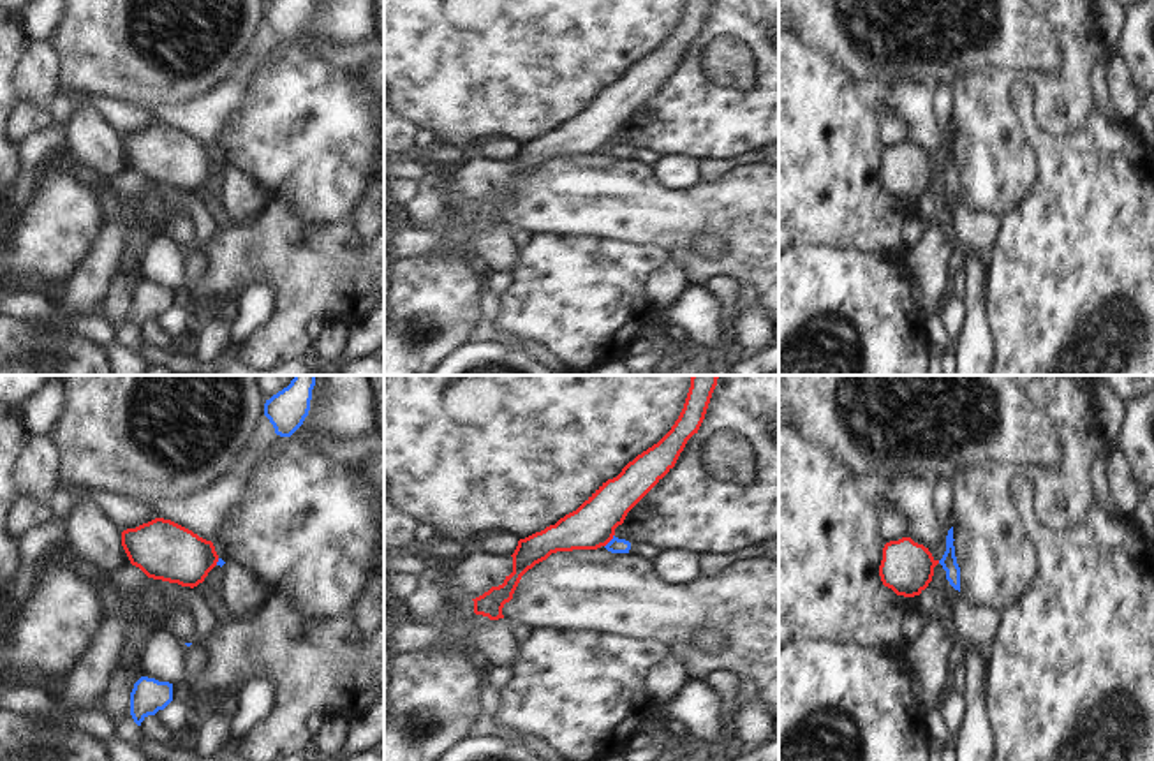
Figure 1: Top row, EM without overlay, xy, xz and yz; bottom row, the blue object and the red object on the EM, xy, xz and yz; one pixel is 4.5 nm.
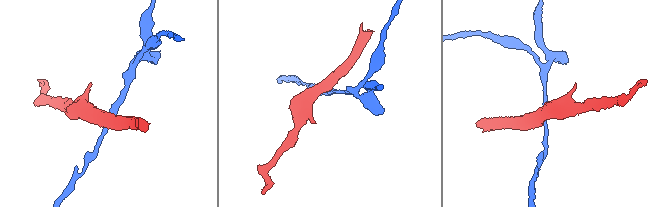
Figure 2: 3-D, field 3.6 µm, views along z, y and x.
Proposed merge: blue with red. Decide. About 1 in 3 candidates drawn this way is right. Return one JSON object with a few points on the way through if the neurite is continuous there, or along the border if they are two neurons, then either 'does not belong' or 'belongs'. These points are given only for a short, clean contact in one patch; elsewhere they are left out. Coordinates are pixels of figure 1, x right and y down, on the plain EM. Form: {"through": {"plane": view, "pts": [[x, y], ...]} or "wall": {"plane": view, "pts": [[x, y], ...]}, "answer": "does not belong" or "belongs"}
{"wall": {"plane": "xz", "pts": [[613, 140], [605, 152]]}, "answer": "does not belong"}

